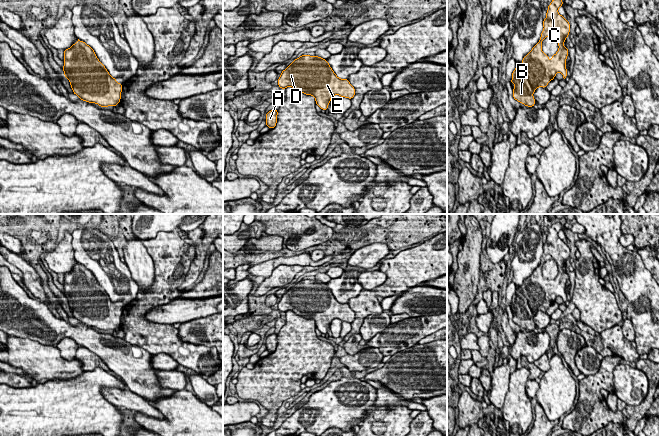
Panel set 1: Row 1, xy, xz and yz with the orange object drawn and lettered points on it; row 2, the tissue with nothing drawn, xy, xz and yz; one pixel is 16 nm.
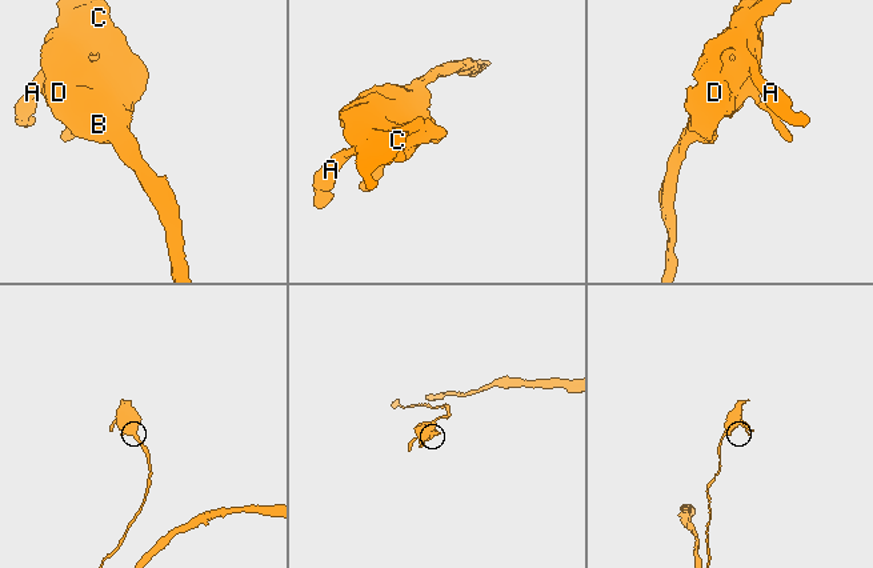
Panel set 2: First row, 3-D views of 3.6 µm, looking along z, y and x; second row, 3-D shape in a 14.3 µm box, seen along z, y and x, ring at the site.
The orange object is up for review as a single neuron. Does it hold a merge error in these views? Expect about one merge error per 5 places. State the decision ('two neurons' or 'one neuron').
one neuron

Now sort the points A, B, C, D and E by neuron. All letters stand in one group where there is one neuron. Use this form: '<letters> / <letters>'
A B C D E

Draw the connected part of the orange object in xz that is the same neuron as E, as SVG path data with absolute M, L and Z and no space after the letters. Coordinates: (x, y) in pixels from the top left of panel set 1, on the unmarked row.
M302 279L292 285L281 296L278 310L283 314L288 310L296 315L315 321L316 328L327 334L333 319L352 323L355 312L348 303L340 303L331 293L326 283L318 280Z

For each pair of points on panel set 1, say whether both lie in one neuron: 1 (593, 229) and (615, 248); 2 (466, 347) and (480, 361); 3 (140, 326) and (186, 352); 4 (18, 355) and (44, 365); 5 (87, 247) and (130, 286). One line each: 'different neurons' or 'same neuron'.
1: same neuron
2: different neurons
3: same neuron
4: same neuron
5: same neuron

